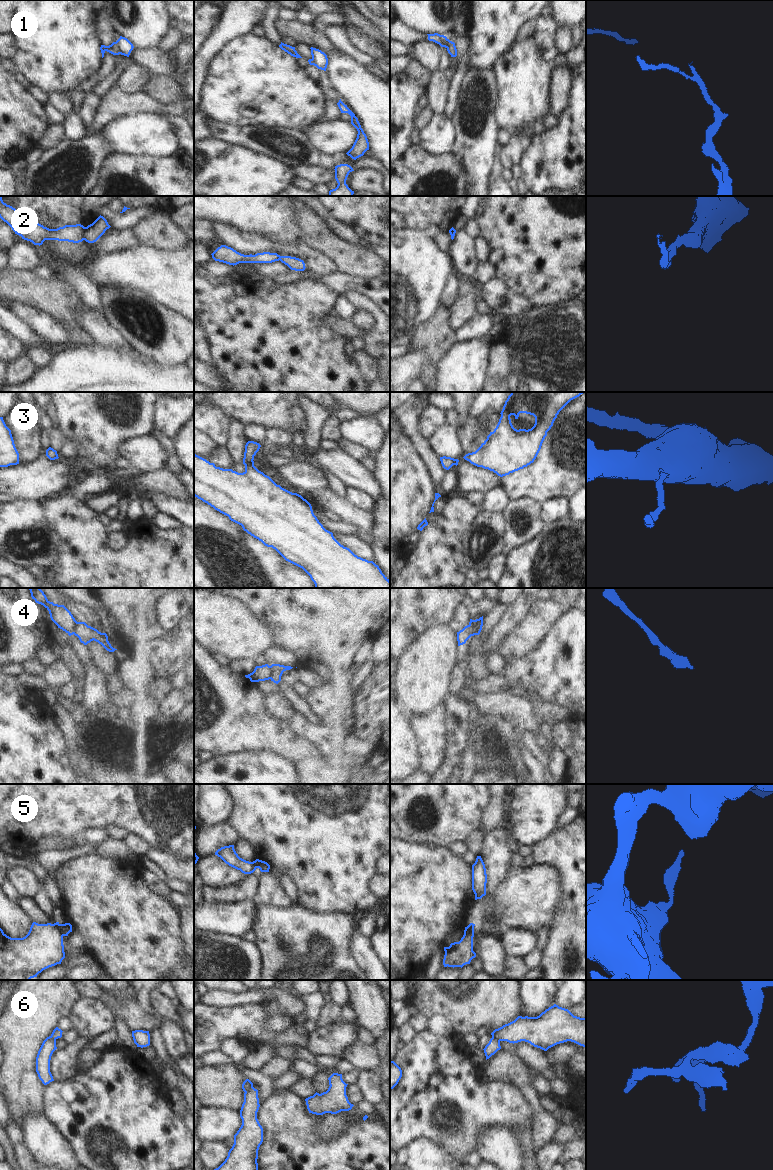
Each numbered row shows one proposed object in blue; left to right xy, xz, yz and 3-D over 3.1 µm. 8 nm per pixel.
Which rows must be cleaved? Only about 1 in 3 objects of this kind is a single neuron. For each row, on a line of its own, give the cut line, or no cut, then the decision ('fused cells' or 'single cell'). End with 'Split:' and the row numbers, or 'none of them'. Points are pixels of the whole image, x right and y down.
1: xy (115, 42), (121, 53) | fused cells
2: xy (85, 227), (83, 239) | fused cells
3: no cut | single cell
4: xz (269, 666), (271, 678) | fused cells
5: xy (59, 924), (59, 930), (63, 935) | fused cells
6: xz (252, 1083), (245, 1092) | fused cells
Split: 1, 2, 4, 5, 6

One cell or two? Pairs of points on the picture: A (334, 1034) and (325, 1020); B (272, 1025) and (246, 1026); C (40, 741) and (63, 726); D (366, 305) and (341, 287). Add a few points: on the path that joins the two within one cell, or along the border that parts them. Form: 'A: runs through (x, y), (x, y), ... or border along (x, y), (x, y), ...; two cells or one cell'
A: border along (343, 1021), (331, 1022), (319, 1029); two cells
B: border along (269, 1017), (265, 1026), (269, 1030), (279, 1033); two cells
C: border along (53, 719), (64, 740), (67, 751); two cells
D: border along (342, 294), (347, 291), (360, 291), (368, 298); two cells

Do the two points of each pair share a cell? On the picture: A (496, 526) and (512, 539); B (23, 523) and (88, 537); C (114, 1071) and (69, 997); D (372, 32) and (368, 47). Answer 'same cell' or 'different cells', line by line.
A: different cells
B: different cells
C: different cells
D: different cells

